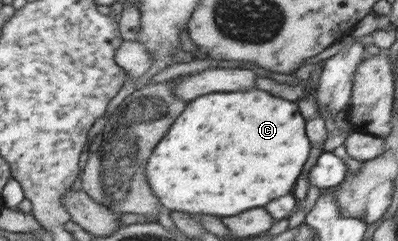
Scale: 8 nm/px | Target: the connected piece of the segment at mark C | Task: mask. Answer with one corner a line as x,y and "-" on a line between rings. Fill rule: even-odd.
248,89
242,93
214,92
187,102
184,115
171,124
172,129
165,135
164,143
161,140
156,144
148,157
148,186
160,205
170,211
228,217
250,207
262,207
270,199
289,193
308,155
304,119
292,100
272,97
268,93
258,89

